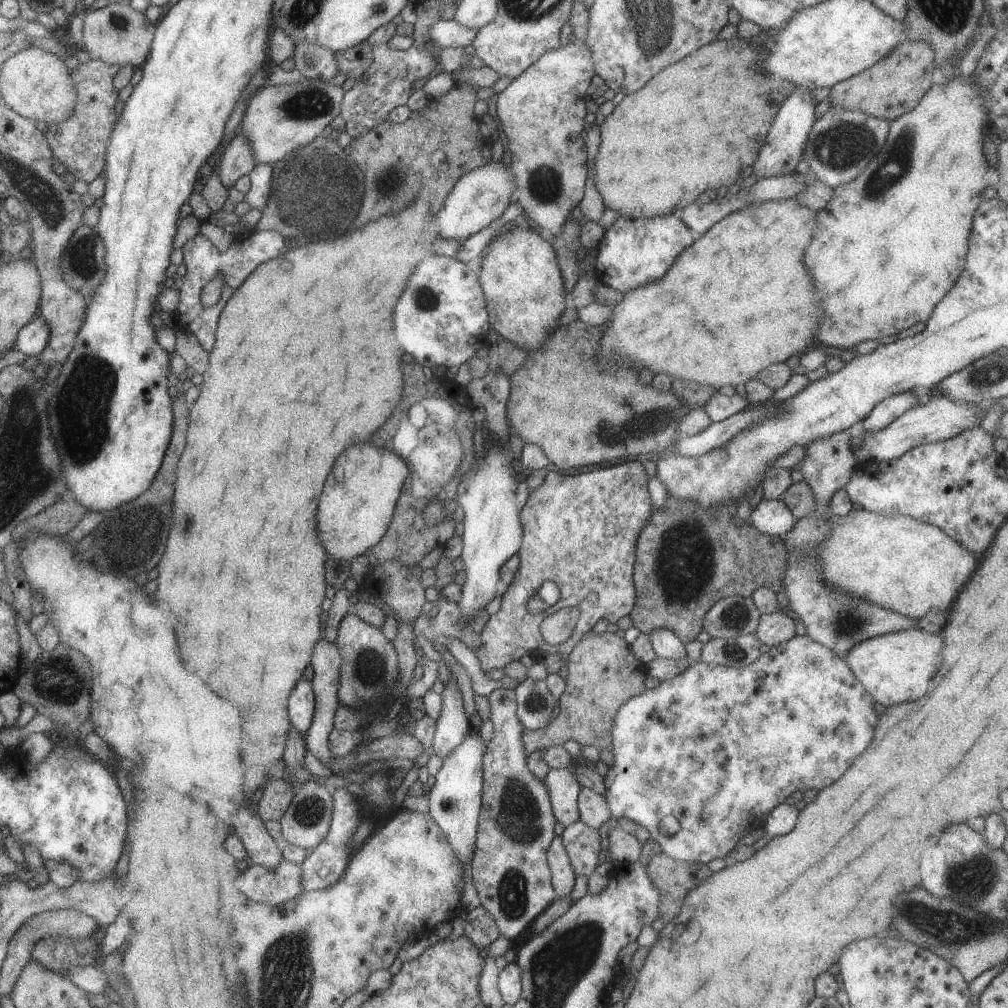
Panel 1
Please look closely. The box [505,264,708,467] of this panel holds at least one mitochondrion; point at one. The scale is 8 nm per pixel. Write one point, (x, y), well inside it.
(635, 427)

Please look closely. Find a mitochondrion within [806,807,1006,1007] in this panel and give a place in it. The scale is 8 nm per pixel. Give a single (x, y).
(951, 927)

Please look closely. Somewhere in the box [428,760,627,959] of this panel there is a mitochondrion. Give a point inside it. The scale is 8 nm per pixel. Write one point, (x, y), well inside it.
(520, 818)

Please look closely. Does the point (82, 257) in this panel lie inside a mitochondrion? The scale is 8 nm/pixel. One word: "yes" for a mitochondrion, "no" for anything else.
yes

